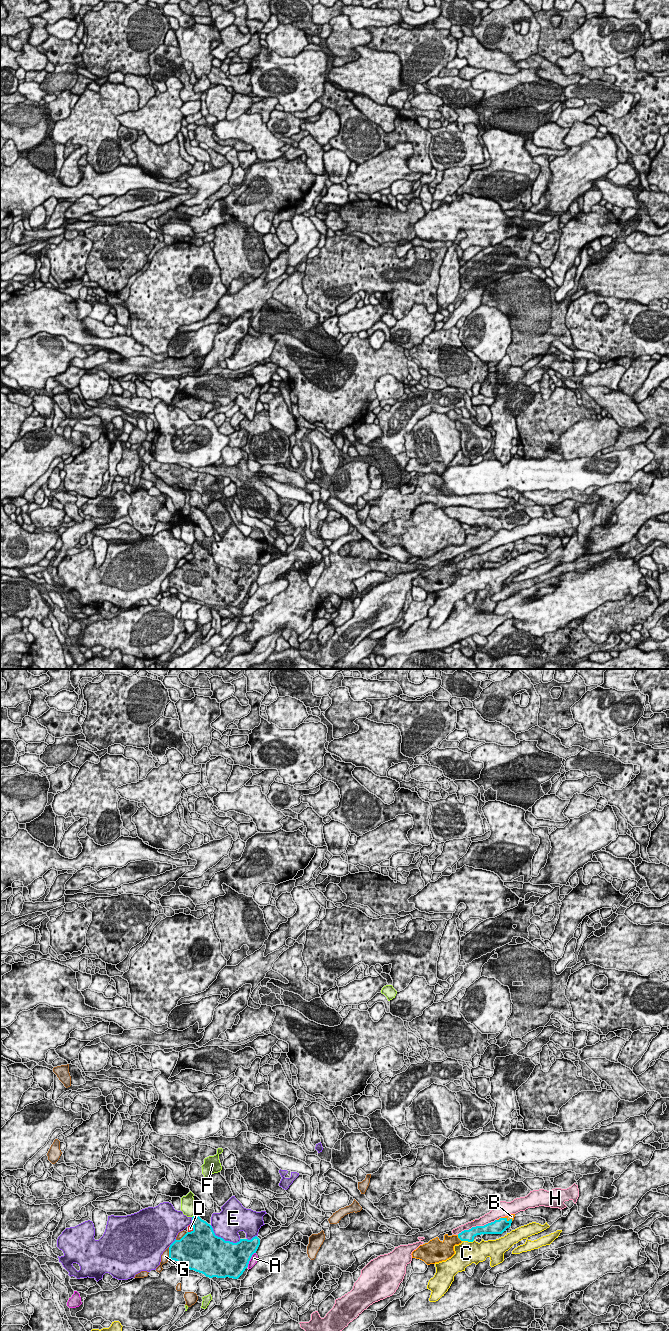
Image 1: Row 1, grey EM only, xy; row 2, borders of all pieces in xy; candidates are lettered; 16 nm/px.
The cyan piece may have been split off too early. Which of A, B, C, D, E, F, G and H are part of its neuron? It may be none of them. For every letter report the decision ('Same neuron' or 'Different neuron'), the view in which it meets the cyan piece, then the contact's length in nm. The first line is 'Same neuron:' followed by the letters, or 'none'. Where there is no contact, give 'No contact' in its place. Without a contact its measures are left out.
Same neuron: B
A: Different neuron. Touches cyan in xy. Shared border 280 nm
B: Same neuron. Touches cyan in xy. Shared border 130 nm
C: Different neuron. Touches cyan in xy. Shared border 200 nm
D: Different neuron. Touches cyan in xy. Shared border 140 nm
E: Different neuron. Touches cyan in xy. Shared border 550 nm
F: Different neuron. Touches cyan in xy. Shared border 110 nm
G: Different neuron. Touches cyan in xy. Shared border 220 nm
H: Different neuron. Touches cyan in xy. Shared border 650 nm

